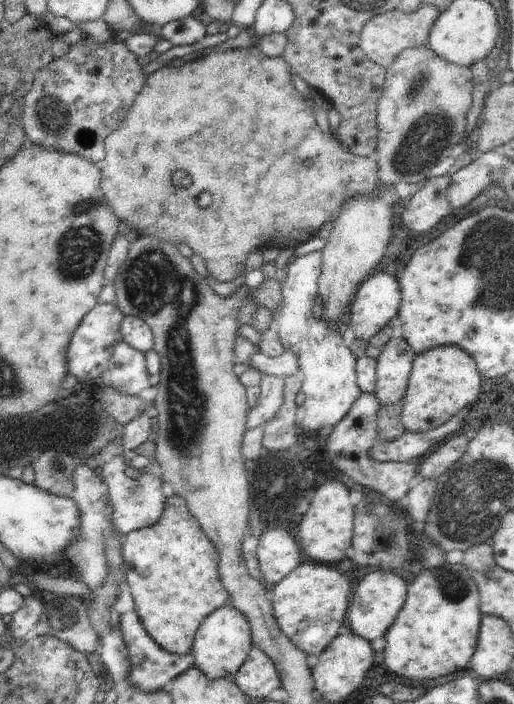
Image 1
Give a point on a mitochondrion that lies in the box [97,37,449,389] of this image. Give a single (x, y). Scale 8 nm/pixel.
(417, 84)

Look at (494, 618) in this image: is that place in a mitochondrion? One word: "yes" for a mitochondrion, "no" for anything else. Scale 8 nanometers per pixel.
no

